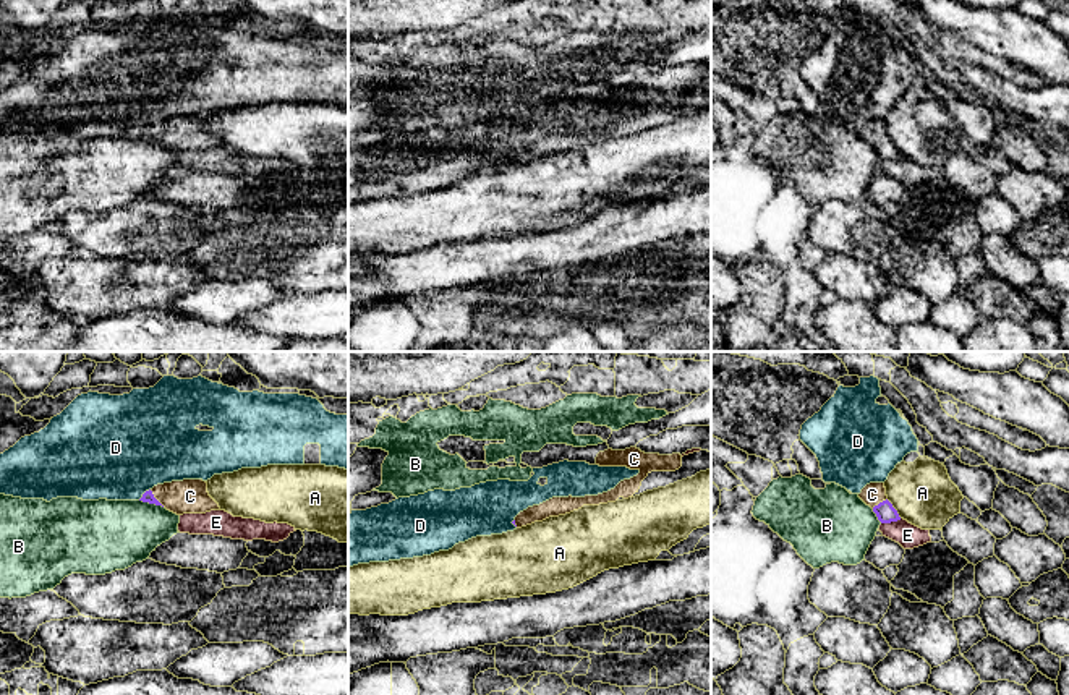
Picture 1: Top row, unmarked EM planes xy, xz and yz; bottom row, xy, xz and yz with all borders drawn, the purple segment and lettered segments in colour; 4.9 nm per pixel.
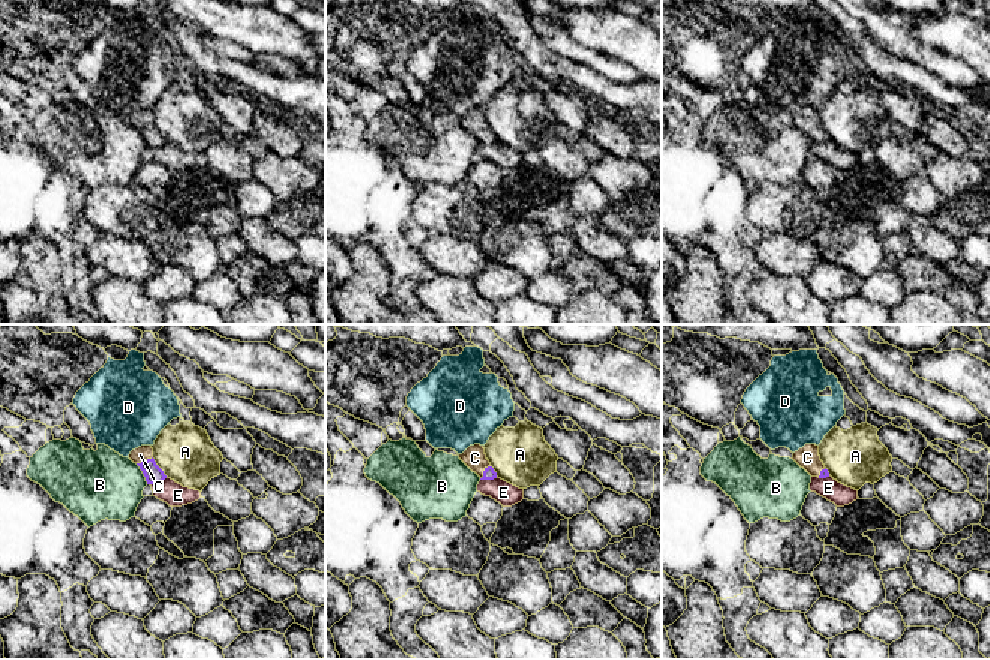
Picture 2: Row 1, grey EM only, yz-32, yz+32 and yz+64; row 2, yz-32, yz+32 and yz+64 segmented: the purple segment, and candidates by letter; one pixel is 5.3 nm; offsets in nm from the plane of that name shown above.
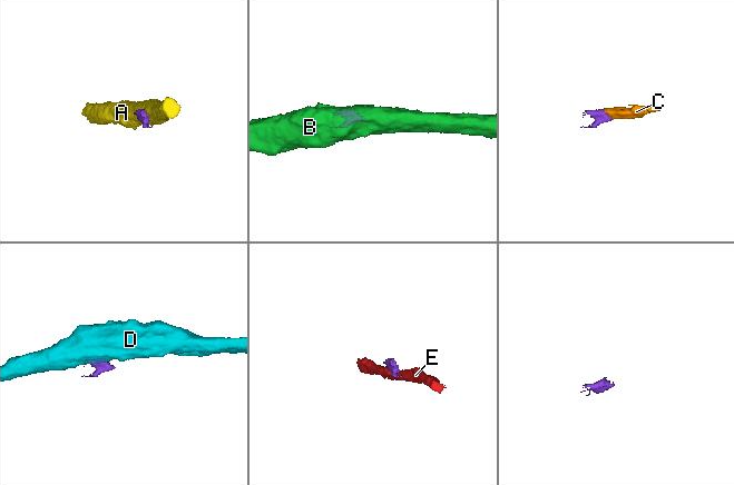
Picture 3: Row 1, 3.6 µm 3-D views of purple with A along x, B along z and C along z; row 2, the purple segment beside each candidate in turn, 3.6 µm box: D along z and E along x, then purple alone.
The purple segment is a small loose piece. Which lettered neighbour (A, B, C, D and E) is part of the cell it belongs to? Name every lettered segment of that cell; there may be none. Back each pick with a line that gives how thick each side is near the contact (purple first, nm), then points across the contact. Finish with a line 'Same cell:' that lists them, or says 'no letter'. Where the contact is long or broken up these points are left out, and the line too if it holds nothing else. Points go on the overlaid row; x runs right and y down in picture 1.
C: 60 nm thick on the purple side, 180 nm on the other; runs through xy (148, 496), (154, 498), (190, 496)
Same cell: C

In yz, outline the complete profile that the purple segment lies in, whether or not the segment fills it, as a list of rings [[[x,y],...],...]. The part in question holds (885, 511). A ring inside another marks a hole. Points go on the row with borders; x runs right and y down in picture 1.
[[[884,483],[867,484],[858,497],[873,509],[881,523],[901,520],[897,510],[888,501]]]

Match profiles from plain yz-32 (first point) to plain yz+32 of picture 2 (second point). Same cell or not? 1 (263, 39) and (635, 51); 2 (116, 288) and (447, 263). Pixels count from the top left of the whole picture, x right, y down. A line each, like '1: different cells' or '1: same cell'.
1: same cell
2: different cells

